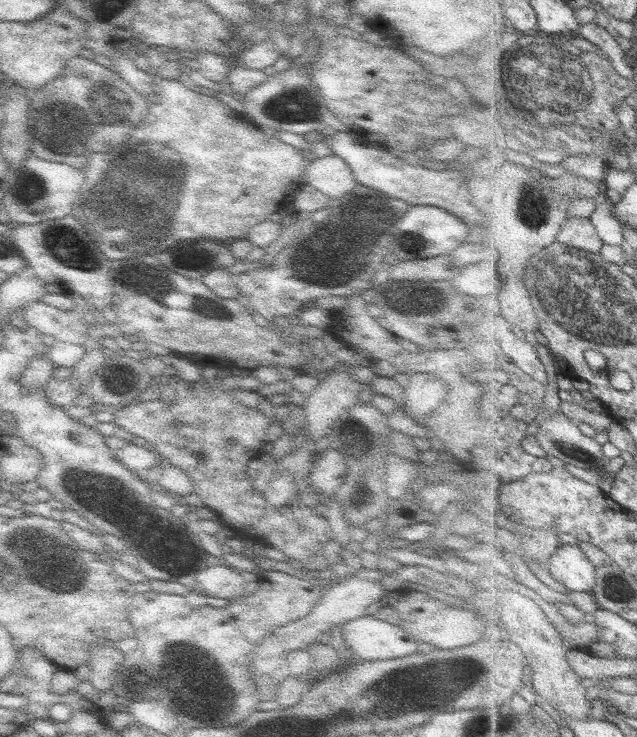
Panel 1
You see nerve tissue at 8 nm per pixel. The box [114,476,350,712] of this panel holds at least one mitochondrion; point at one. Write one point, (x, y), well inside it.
(182, 660)

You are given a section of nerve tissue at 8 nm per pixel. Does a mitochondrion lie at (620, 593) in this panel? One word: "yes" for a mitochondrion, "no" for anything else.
no

